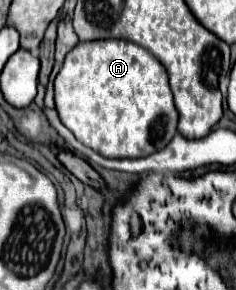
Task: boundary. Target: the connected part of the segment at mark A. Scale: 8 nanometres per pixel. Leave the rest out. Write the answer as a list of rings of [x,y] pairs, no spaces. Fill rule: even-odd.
[[[116,38],[80,42],[66,54],[64,66],[54,80],[56,110],[60,120],[88,148],[106,158],[142,158],[162,150],[178,132],[178,110],[174,106],[166,68],[146,48]]]

